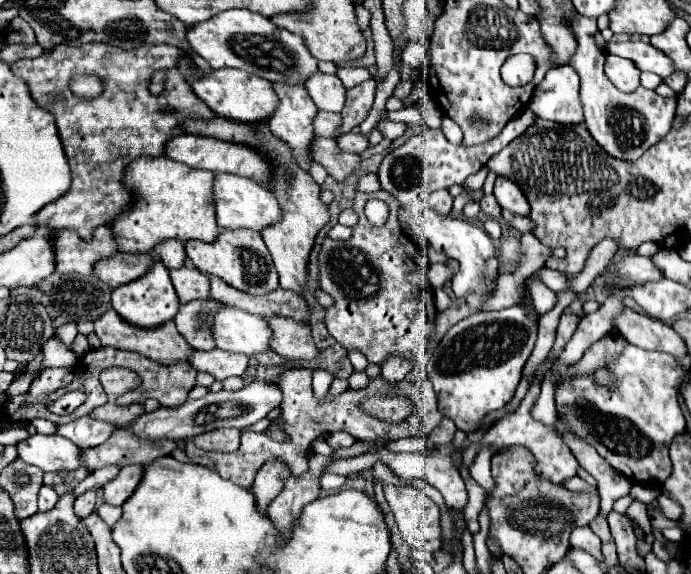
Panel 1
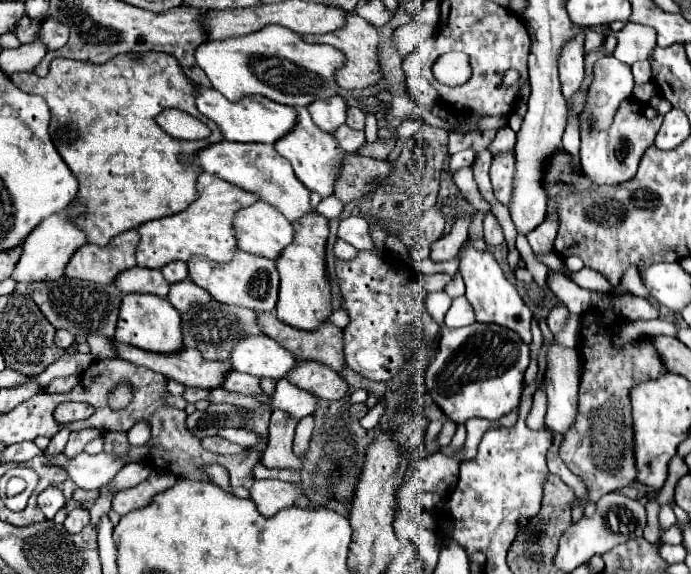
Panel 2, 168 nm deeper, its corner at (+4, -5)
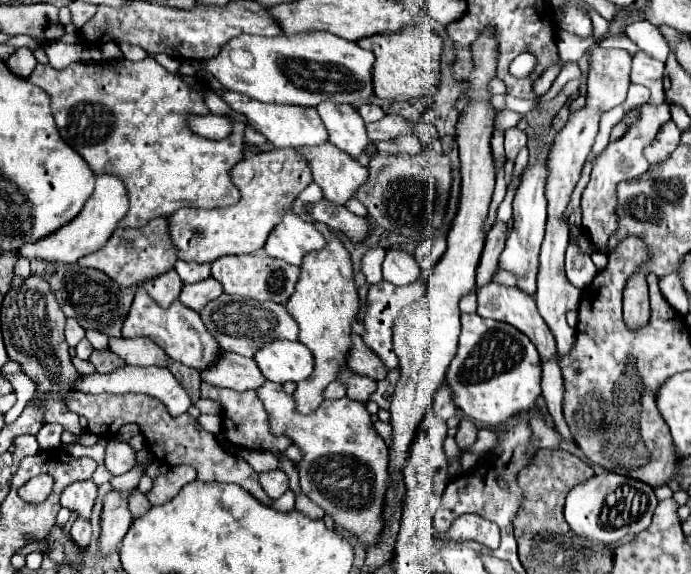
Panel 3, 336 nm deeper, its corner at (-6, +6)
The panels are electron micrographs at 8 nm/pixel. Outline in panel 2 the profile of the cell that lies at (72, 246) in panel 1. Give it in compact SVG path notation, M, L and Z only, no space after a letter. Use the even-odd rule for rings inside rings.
M132 229L116 235L106 247L86 243L72 255L64 275L94 283L112 283L118 273L136 265L134 251L138 239L138 231Z

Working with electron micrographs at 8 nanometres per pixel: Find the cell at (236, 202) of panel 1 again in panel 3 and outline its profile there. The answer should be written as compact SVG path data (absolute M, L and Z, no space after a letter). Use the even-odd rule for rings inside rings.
M286 212L286 216L282 216L282 224L278 224L278 228L274 228L270 238L266 240L264 250L272 258L300 266L306 254L318 252L324 246L326 238L314 228L314 224L300 220L294 212Z

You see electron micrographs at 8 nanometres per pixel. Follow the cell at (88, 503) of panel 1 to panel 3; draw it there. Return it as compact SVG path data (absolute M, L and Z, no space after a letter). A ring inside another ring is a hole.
M74 520L70 536L74 540L74 544L80 550L86 550L90 546L90 538L92 538L92 530L90 530L90 522L88 520Z

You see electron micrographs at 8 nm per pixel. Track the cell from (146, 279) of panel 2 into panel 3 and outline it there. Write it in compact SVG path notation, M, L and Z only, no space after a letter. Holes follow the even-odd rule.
M174 270L166 272L166 276L158 276L158 280L150 280L150 284L144 284L146 292L162 308L168 308L180 296L182 286L184 286L184 282L180 280L180 276Z

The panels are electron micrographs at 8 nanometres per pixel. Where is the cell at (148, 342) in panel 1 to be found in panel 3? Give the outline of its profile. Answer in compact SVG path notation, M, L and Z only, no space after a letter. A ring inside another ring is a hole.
M230 352L222 354L222 360L218 360L218 368L210 368L210 372L200 372L200 376L202 380L214 386L230 388L236 392L258 390L266 382L254 358L246 358Z

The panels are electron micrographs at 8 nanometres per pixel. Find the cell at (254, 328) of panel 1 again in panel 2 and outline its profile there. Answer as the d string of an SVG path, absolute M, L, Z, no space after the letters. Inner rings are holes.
M246 335L236 341L230 363L236 371L278 381L294 367L294 355L268 335Z

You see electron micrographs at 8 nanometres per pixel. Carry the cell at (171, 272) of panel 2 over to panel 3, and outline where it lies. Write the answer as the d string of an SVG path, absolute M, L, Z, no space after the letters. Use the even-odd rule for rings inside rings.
M178 260L176 272L184 284L196 284L200 280L210 278L210 266L208 264L186 264L186 262Z

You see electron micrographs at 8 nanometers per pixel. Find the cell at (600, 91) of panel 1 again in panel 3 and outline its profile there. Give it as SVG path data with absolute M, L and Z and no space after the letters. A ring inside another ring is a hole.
M644 104L644 106L640 106L640 120L636 124L632 124L632 128L628 130L628 134L624 138L620 138L620 140L612 142L610 146L606 146L606 150L596 158L590 182L588 182L588 186L586 186L584 194L582 194L582 226L590 232L592 242L598 248L598 252L606 254L608 238L618 228L616 184L622 182L622 180L638 178L648 170L648 162L646 162L642 150L654 140L660 126L666 124L668 120L670 120L670 108L666 104L660 104L660 106Z

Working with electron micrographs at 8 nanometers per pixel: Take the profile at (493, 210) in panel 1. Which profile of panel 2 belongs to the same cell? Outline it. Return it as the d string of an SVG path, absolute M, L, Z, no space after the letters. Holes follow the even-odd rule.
M486 213L484 217L484 241L486 245L500 245L504 243L504 231L498 219L492 213Z

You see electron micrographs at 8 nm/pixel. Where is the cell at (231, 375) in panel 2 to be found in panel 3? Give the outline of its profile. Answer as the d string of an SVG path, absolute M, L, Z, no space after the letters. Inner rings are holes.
M266 382L262 388L258 388L258 398L264 402L264 408L268 412L270 432L274 436L288 436L292 444L302 450L302 460L296 464L302 494L308 496L314 504L318 504L328 516L332 516L340 528L356 536L364 544L364 548L374 546L384 528L382 506L386 504L386 492L388 492L388 484L386 484L388 482L388 448L384 440L378 436L366 406L352 402L348 398L340 398L340 400L324 400L312 414L300 414L296 410L294 396L286 394L282 386L274 382Z

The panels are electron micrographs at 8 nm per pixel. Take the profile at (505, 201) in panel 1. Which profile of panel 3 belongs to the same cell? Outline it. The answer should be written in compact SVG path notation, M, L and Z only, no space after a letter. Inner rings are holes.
M508 128L506 130L506 140L504 140L504 148L506 148L506 158L514 160L516 154L526 146L526 132L518 130L518 128Z

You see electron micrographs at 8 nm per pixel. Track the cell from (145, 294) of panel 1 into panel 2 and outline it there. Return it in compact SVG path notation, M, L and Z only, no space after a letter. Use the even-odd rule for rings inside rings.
M128 293L122 297L122 303L120 303L120 315L118 315L114 339L118 339L120 343L128 343L156 353L178 351L180 347L184 347L180 313L172 307L172 303L166 297L150 295L150 293Z

